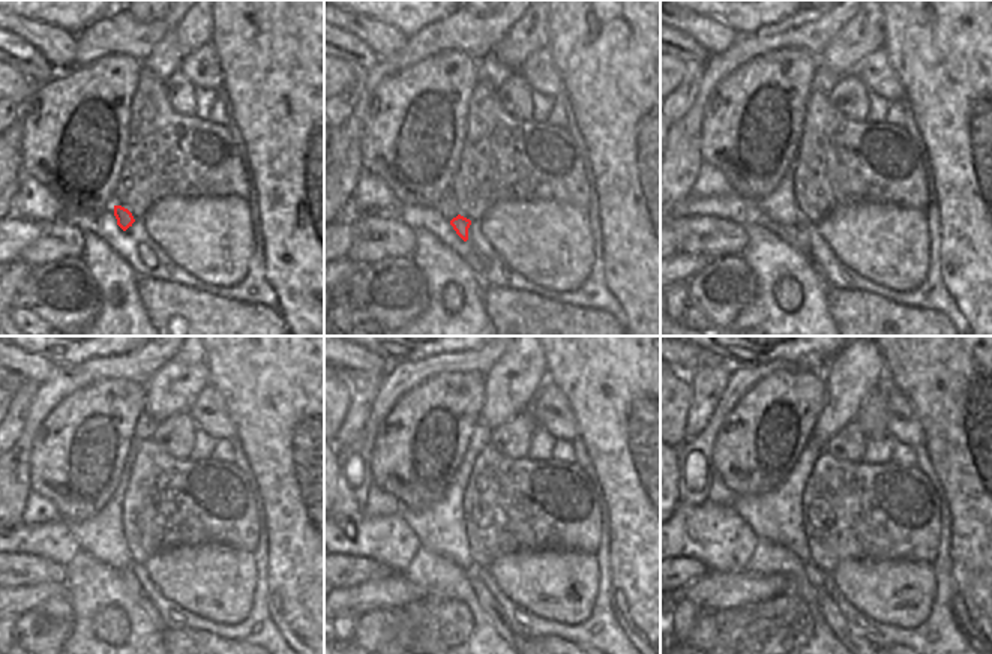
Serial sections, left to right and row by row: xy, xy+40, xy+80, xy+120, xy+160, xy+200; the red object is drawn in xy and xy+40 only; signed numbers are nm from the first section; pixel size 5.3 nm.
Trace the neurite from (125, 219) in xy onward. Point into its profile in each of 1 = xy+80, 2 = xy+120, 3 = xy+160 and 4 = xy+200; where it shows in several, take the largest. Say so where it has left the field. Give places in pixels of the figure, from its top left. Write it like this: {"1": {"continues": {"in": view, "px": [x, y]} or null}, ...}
{"1": {"continues": {"in": "xy+80", "px": [800, 230]}}, "2": {"continues": {"in": "xy+120", "px": [129, 578]}}, "3": {"continues": {"in": "xy+160", "px": [488, 603]}}, "4": {"continues": {"in": "xy+200", "px": [829, 609]}}}

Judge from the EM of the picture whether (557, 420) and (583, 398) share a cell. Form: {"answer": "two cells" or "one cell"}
{"answer": "two cells"}

